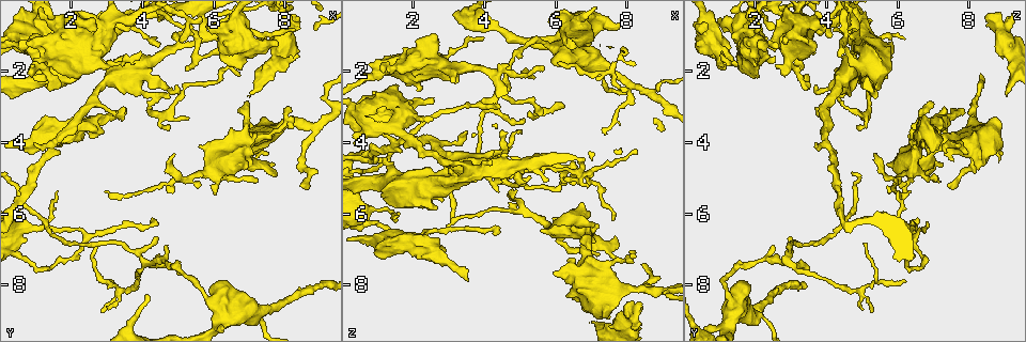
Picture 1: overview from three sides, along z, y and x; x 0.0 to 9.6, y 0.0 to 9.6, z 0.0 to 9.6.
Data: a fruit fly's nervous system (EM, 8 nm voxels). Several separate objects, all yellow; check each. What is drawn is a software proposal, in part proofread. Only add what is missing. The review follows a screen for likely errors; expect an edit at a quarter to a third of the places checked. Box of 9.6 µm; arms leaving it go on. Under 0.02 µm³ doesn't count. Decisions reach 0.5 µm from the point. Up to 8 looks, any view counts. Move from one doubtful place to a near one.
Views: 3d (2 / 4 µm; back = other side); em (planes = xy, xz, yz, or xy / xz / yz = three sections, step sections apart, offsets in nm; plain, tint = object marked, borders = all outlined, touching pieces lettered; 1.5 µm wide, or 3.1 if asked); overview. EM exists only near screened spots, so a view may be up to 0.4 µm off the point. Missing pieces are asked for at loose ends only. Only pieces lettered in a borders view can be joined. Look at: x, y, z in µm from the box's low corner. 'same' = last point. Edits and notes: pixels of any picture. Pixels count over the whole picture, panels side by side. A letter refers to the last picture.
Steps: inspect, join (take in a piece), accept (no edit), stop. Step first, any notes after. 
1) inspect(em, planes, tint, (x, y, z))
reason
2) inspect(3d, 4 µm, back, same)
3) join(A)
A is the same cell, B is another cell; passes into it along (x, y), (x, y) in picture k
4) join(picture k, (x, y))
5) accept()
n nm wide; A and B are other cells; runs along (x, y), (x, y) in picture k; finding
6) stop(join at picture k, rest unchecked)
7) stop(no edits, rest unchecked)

inspect(3d, 4 µm, (4.05, 1.50, 1.10))
an open end

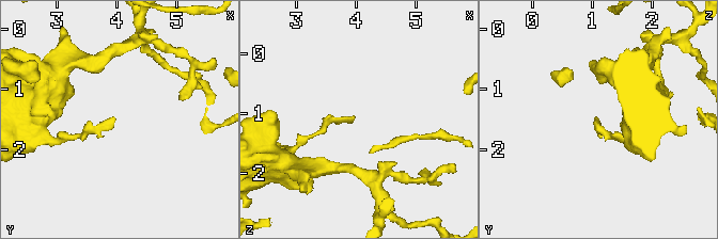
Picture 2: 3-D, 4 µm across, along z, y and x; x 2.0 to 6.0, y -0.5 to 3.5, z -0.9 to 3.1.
inspect(em, xz, step 8, borders, (3.95, 1.55, 1.10))

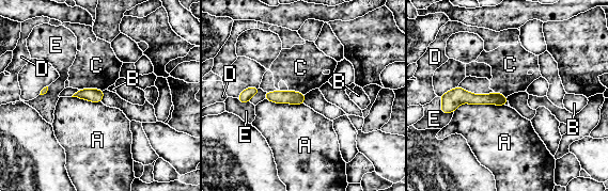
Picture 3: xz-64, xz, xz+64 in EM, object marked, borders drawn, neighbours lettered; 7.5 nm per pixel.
inspect(em, planes, borders, same)
cut it another way

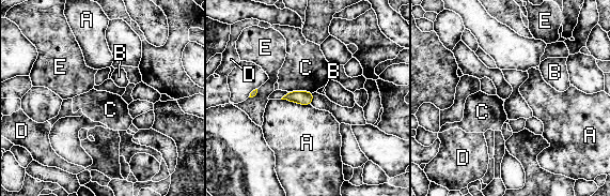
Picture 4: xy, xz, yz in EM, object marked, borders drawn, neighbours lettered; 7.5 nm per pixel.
accept()
110 nm wide; A, B, C, D and E are other cells; border along (281, 99), (310, 105) in picture 4; none of them fits

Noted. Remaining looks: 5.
inspect(3d, 2 µm, (7.85, 1.25, 0.65))
branch stops here

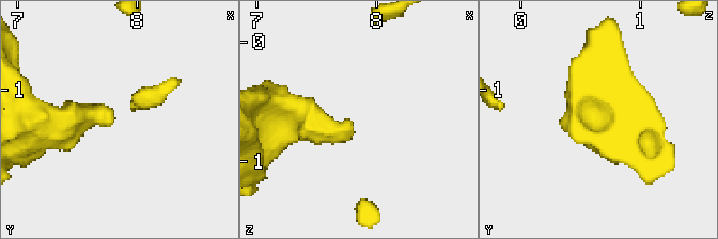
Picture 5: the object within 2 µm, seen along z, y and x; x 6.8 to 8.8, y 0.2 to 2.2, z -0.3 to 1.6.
inspect(em, xy, step 8, tint, (7.80, 1.28, 0.70))

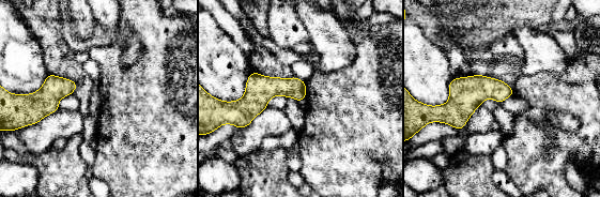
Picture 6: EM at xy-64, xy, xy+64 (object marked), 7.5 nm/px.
inspect(em, planes, borders, same)

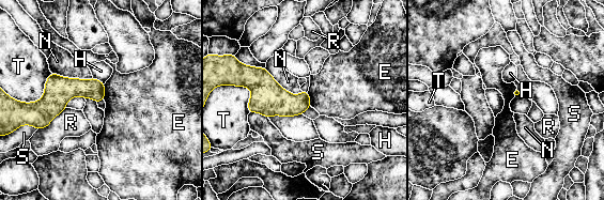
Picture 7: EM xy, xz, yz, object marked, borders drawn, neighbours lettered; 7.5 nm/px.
accept()
E, H, N, R, S and T are other cells; none of them fits

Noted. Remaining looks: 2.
inspect(em, yz, step 4, borders, (3.45, 3.00, 3.75))
free end

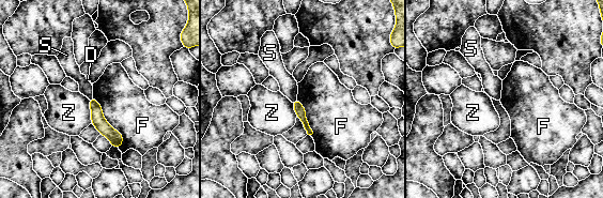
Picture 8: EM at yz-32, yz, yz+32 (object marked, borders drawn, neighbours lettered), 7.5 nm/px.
accept()
D, F, S and Z are other cells; none of them fits

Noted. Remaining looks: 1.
stop(no edits, rest unchecked)

